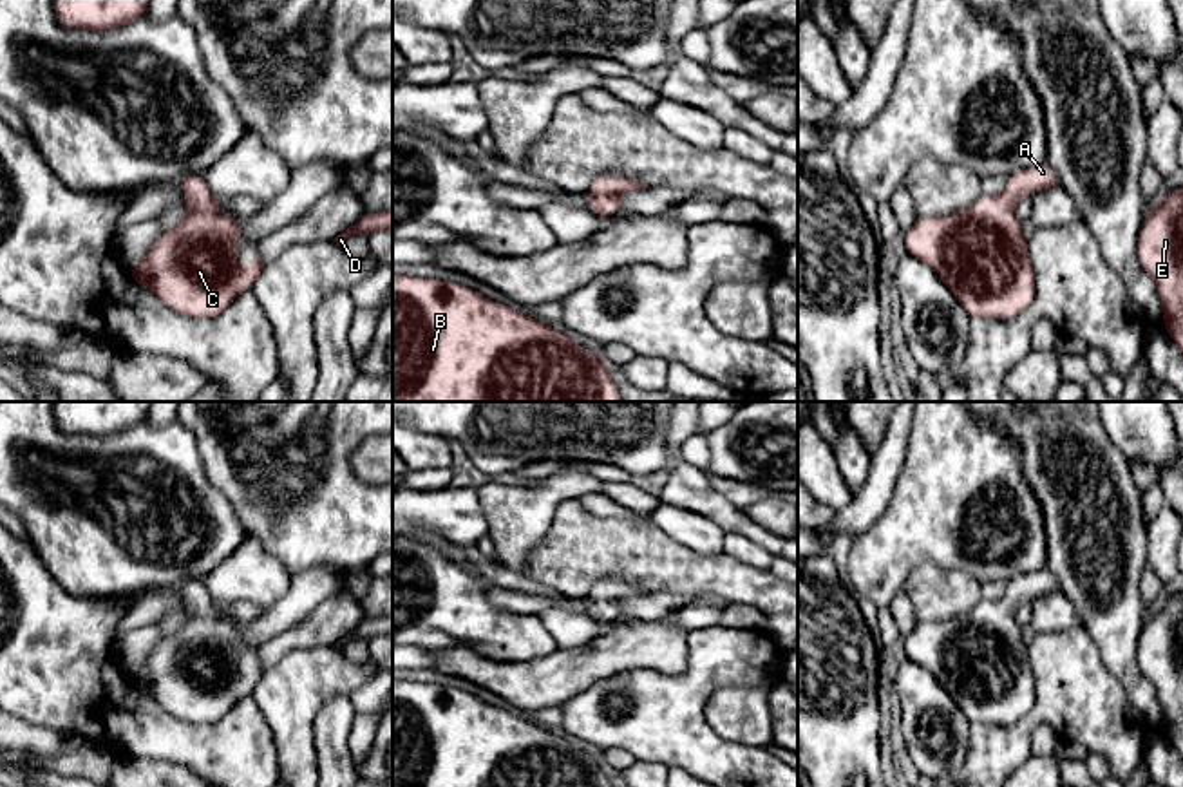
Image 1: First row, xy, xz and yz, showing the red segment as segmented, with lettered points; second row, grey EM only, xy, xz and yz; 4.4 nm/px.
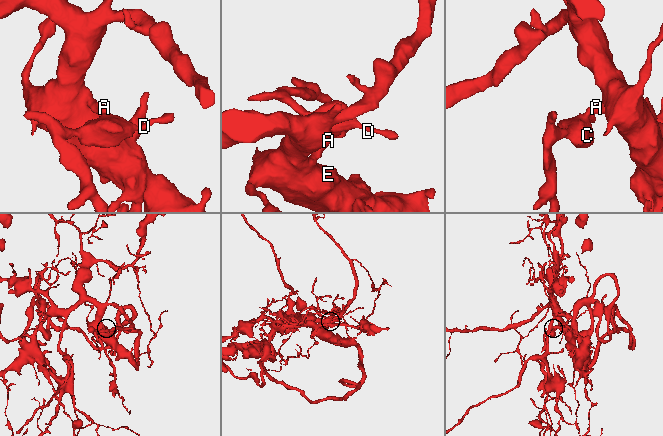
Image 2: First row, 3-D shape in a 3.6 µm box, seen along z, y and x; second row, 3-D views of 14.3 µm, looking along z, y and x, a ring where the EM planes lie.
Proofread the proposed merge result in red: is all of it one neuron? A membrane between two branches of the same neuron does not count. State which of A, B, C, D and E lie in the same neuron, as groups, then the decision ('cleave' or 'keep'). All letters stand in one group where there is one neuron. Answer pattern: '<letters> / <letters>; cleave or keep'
A B C D E; keep

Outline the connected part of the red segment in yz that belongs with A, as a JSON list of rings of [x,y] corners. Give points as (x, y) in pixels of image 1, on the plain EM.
[[[1047,568],[1017,575],[1008,583],[1002,601],[982,601],[970,613],[948,621],[917,622],[904,637],[906,660],[928,669],[968,722],[1009,725],[1027,715],[1035,704],[1035,677],[1015,610],[1055,592],[1062,588]]]

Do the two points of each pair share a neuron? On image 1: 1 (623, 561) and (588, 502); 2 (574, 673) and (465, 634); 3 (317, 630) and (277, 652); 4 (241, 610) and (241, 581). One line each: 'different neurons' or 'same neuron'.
1: different neurons
2: different neurons
3: same neuron
4: different neurons

